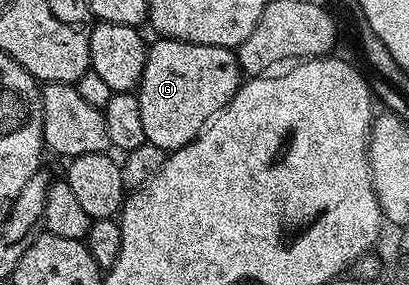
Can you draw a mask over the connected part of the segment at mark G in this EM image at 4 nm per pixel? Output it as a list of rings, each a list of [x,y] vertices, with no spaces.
[[[158,39],[155,42],[155,45],[153,42],[147,48],[144,75],[136,92],[147,142],[161,149],[173,151],[194,140],[204,126],[233,99],[234,93],[244,80],[244,74],[238,66],[238,54],[235,50],[215,45],[197,45],[191,41]]]

